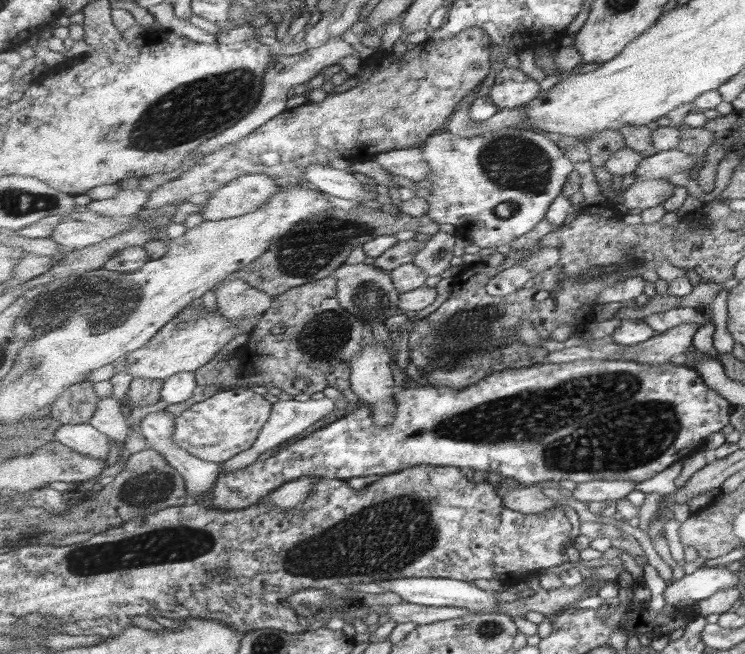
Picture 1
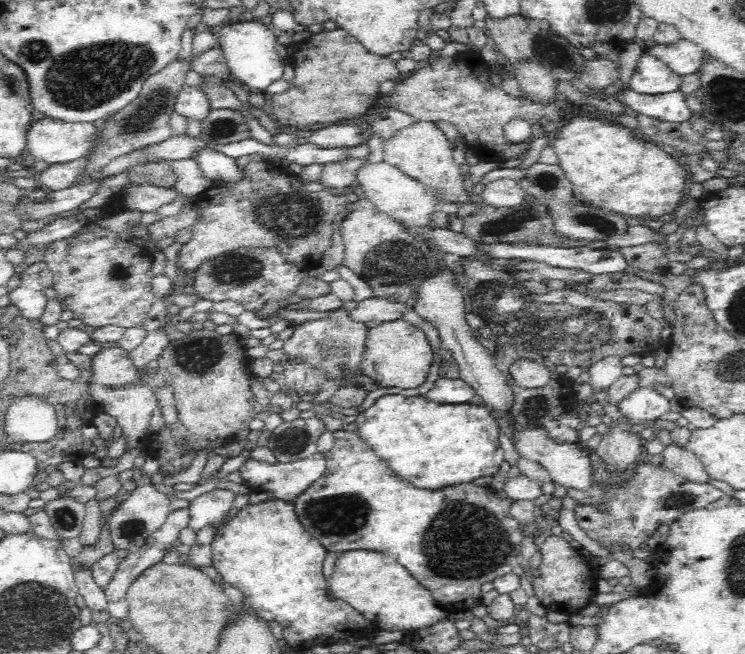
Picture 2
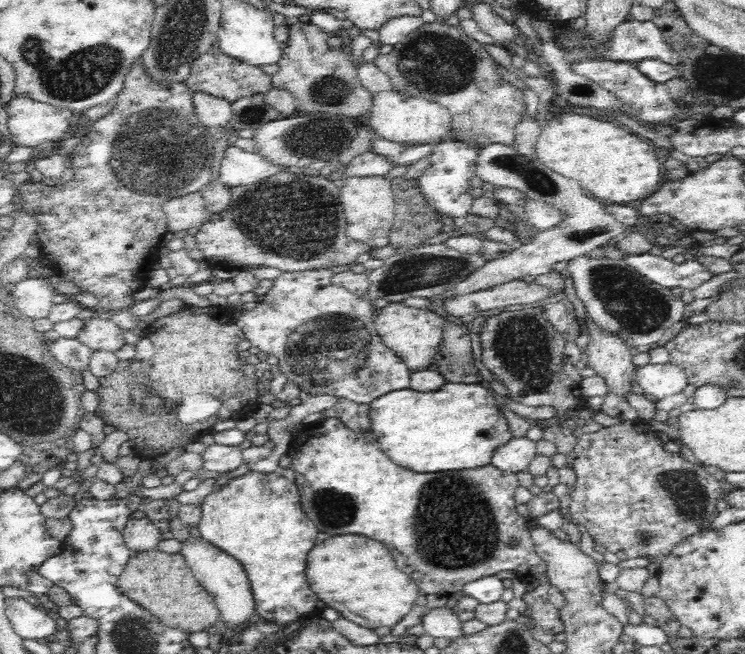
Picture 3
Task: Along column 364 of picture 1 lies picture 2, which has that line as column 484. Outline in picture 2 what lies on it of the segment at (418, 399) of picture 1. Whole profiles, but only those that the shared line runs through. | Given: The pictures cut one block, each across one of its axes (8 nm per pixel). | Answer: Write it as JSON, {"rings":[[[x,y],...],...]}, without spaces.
{"rings":[[[387,394],[378,398],[370,408],[366,408],[364,412],[357,414],[355,424],[352,426],[355,432],[360,436],[360,439],[366,445],[376,453],[376,455],[382,460],[386,467],[392,468],[400,478],[407,482],[412,482],[415,488],[423,490],[444,490],[447,487],[459,486],[460,484],[466,484],[474,482],[475,479],[486,476],[493,476],[500,473],[500,466],[505,461],[504,452],[499,444],[499,438],[501,427],[497,418],[494,417],[485,404],[478,402],[468,404],[438,404],[423,396],[403,396],[399,394]]]}

